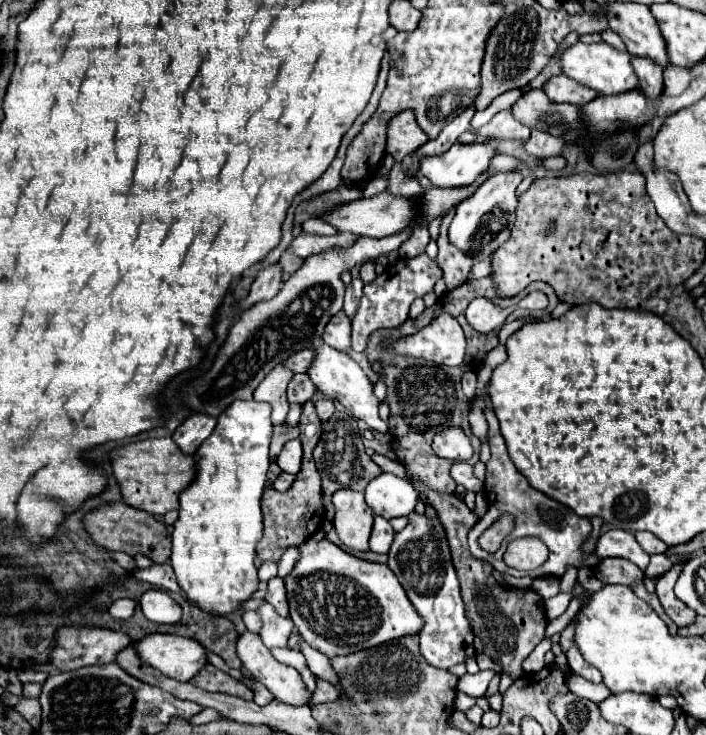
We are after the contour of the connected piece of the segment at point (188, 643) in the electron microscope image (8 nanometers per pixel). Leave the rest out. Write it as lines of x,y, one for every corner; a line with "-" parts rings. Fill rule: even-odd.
151,633
135,641
133,649
145,665
177,681
189,681
207,663
205,649
197,641
181,635

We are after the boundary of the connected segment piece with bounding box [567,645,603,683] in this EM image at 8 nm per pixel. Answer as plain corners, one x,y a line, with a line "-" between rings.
575,645
567,651
567,661
569,661
571,671
581,675
581,677
585,677
587,681
591,681
591,683
601,683
603,681
601,673
581,657
581,653
579,653
579,649

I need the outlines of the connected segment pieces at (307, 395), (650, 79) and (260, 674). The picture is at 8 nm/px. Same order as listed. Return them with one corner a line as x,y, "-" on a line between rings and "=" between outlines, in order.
305,373
293,375
293,379
287,385
287,397
289,397
291,405
293,403
301,405
301,403
309,401
313,397
313,393
315,393
315,385
313,385
313,381
309,381
309,377
305,377
=
631,57
633,71
637,73
639,87
649,93
649,97
657,97
663,89
663,67
649,57
=
245,631
237,639
237,655
243,663
243,667
261,681
275,699
289,703
289,705
307,705
309,693
305,691
305,683
301,675
285,665
279,663
271,651
263,645
261,637
257,633

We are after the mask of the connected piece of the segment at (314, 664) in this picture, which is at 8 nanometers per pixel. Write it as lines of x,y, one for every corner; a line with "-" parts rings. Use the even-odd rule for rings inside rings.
305,641
299,643
299,651
303,651
303,655
307,657
309,669
311,669
319,679
325,679
325,681
329,681
329,683
333,683
333,685
339,681
339,677
337,677
337,673
333,671
331,661
329,661
327,655
323,655
323,653
319,653
317,649
309,647

